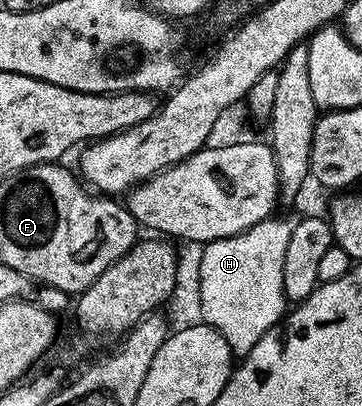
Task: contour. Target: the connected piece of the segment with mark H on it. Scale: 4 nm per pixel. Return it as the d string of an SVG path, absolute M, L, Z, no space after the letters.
M271 217L264 222L258 222L246 231L232 237L217 239L204 246L200 265L203 319L224 337L236 357L245 357L255 347L256 342L260 341L260 337L281 322L285 316L288 300L283 291L284 258L294 224L293 220Z

